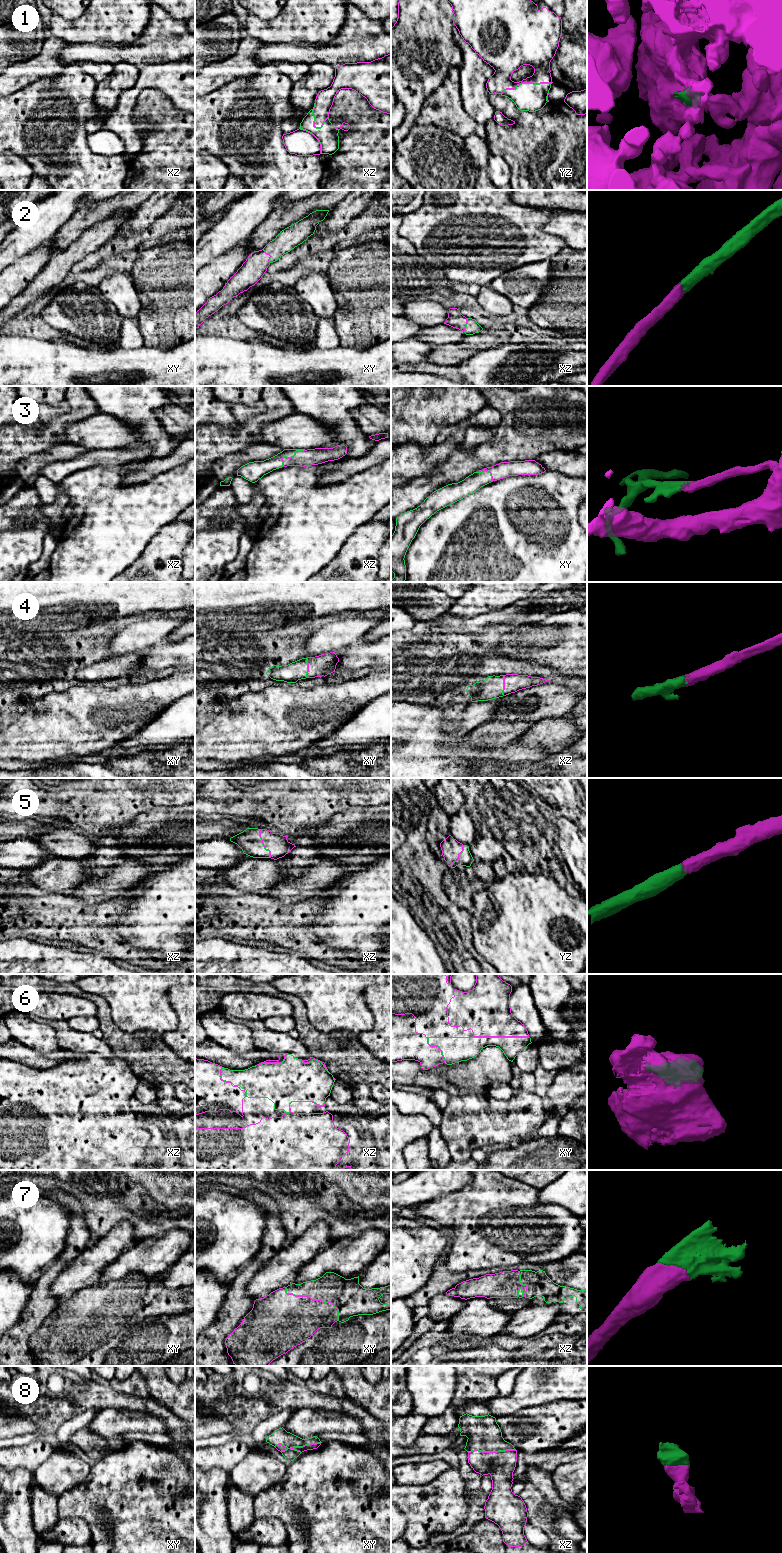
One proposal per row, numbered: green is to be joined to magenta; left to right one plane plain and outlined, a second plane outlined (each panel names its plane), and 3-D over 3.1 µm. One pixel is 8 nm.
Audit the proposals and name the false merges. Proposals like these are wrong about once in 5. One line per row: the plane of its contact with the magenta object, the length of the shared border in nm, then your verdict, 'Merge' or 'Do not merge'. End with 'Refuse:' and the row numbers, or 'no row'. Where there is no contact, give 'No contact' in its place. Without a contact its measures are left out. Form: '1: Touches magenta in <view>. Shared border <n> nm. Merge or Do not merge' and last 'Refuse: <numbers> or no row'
1: Touches magenta in yz. Shared border 420 nm. Merge
2: Touches magenta in xy. Shared border 130 nm. Merge
3: Touches magenta in xz. Shared border 240 nm. Merge
4: Touches magenta in xz. Shared border 170 nm. Merge
5: Touches magenta in xz. Shared border 240 nm. Merge
6: Touches magenta in xy. Shared border 440 nm. Merge
7: Touches magenta in xy. Shared border 500 nm. Merge
8: Touches magenta in xy. Shared border 380 nm. Merge
Refuse: no row

